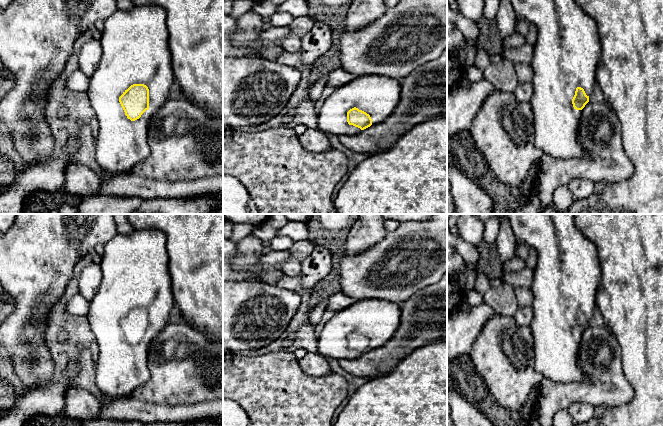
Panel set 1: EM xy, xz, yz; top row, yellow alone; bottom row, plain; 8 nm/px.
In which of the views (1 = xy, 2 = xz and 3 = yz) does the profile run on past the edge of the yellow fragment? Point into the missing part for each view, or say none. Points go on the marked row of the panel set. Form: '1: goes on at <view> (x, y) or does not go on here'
1: goes on at xy (135, 50)
2: goes on at xz (377, 95)
3: goes on at yz (567, 51)

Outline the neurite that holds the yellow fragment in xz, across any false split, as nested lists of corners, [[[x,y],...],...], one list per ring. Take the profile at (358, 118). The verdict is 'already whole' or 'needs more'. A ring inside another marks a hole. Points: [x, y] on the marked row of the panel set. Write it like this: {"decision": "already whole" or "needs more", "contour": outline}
{"decision": "needs more", "contour": [[[382,75],[356,77],[335,88],[317,117],[320,131],[332,135],[357,135],[376,125],[395,110],[401,93],[400,80]]]}

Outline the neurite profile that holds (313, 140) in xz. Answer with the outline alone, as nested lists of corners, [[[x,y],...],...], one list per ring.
[[[308,128],[298,139],[303,148],[312,153],[324,153],[332,148],[328,135],[319,129]]]

